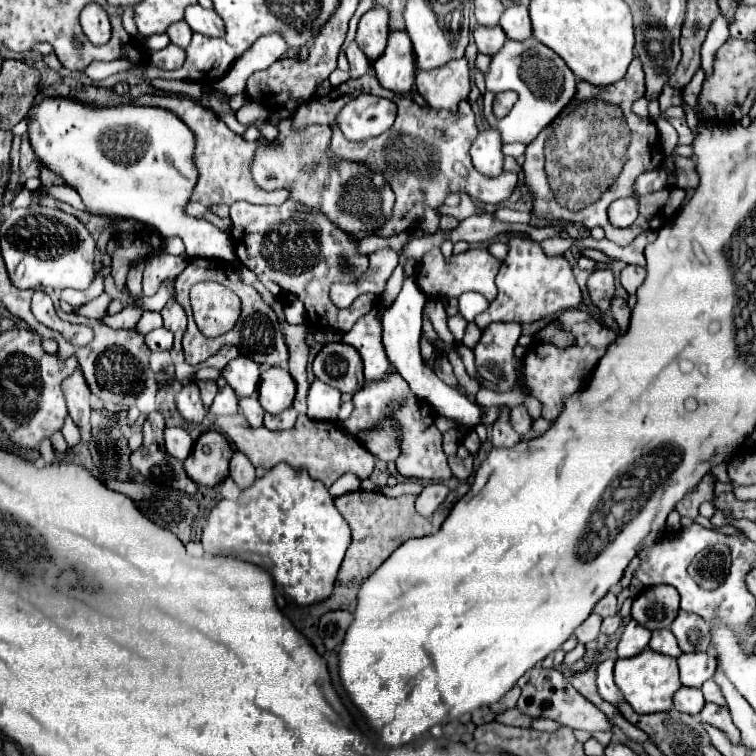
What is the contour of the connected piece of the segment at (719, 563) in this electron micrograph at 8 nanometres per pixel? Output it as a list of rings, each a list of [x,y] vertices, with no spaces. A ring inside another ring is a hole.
[[[720,543],[710,549],[704,549],[700,555],[696,555],[694,563],[690,565],[690,575],[704,589],[714,589],[730,573],[730,563],[732,563],[730,547]]]

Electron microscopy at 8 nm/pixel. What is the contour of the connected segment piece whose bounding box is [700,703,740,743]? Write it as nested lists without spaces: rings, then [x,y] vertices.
[[[706,703],[704,709],[700,711],[700,719],[702,719],[704,723],[710,723],[710,725],[722,729],[732,743],[738,743],[738,741],[740,741],[740,731],[738,731],[736,725],[732,723],[730,713],[728,713],[726,707],[718,707],[718,705],[714,705],[714,703]]]

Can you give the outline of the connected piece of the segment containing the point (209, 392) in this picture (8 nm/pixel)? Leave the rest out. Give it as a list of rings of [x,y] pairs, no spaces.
[[[198,381],[196,385],[198,385],[198,389],[200,389],[200,395],[202,395],[202,403],[204,403],[204,407],[210,407],[212,401],[214,401],[214,397],[216,397],[216,393],[218,393],[216,383],[214,383],[214,381]]]

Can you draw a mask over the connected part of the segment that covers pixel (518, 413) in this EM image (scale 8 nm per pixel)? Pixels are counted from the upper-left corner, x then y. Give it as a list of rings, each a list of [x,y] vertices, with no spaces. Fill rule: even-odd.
[[[518,405],[512,409],[512,423],[514,423],[514,429],[522,435],[522,437],[530,437],[530,439],[536,439],[536,435],[540,435],[532,425],[534,425],[534,417],[528,413],[528,409],[524,405]]]

